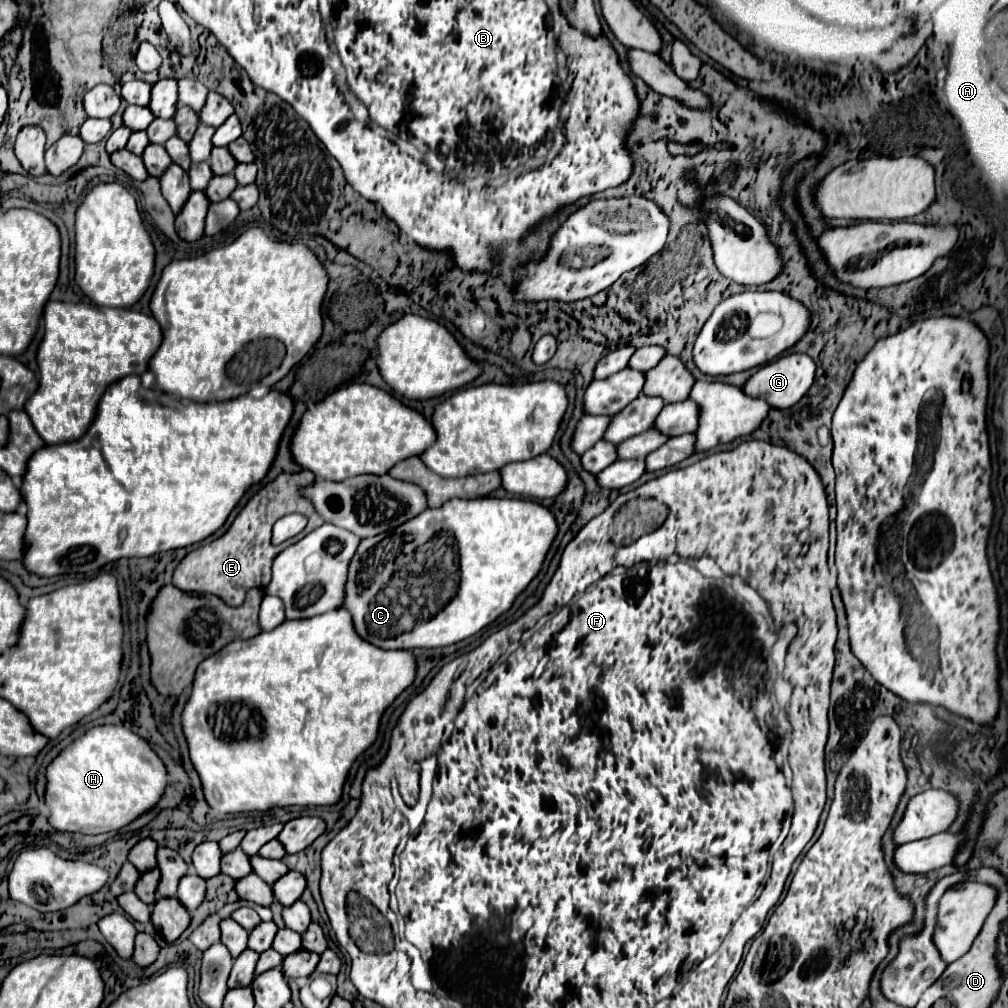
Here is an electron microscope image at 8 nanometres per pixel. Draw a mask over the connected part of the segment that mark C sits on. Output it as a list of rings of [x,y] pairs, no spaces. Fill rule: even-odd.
[[[453,498],[453,500],[447,500],[445,506],[441,508],[429,508],[429,510],[423,510],[417,518],[411,518],[407,520],[405,524],[397,526],[395,532],[383,532],[383,534],[377,534],[377,536],[369,536],[369,538],[363,538],[357,546],[357,552],[355,556],[351,558],[351,564],[349,564],[349,570],[347,570],[347,582],[345,582],[345,596],[343,596],[343,608],[351,614],[353,618],[353,626],[355,626],[355,632],[367,640],[369,644],[373,646],[379,646],[379,648],[401,648],[401,650],[413,650],[413,648],[439,648],[439,646],[449,646],[449,644],[455,644],[459,640],[465,640],[473,634],[477,634],[483,626],[491,624],[499,614],[507,612],[513,604],[513,600],[517,598],[517,594],[521,594],[527,584],[533,580],[533,576],[539,572],[541,564],[543,564],[543,558],[553,542],[557,534],[557,522],[553,518],[553,514],[543,508],[541,504],[537,502],[531,502],[531,500],[521,500],[521,498],[473,498],[473,500],[463,500],[463,498]],[[431,536],[451,536],[455,540],[455,556],[453,554],[445,554],[445,550],[433,550],[431,548]]]

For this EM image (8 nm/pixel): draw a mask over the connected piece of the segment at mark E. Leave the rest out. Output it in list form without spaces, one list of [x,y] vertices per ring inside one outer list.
[[[301,470],[297,474],[279,474],[273,482],[257,490],[249,498],[249,502],[241,508],[241,512],[231,522],[229,530],[221,538],[209,544],[203,544],[201,548],[195,548],[189,554],[185,554],[185,558],[177,564],[173,572],[173,586],[177,586],[183,592],[215,594],[229,606],[239,606],[249,588],[253,586],[265,588],[269,584],[269,570],[271,570],[273,554],[277,554],[279,550],[271,544],[271,528],[275,520],[279,520],[281,514],[297,512],[297,514],[305,514],[309,522],[303,532],[311,532],[323,524],[321,516],[315,514],[313,506],[309,506],[309,502],[305,502],[297,494],[297,490],[313,482],[313,478],[315,476],[309,474],[307,470]]]

